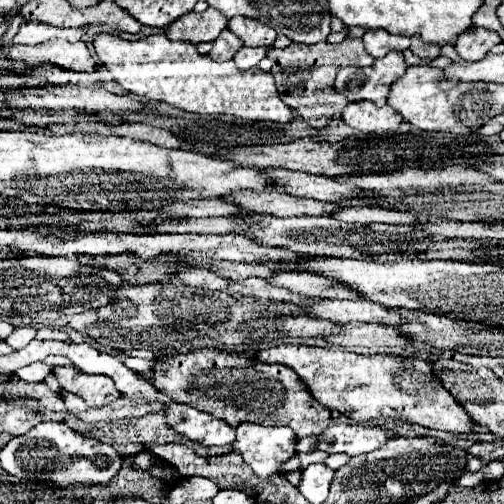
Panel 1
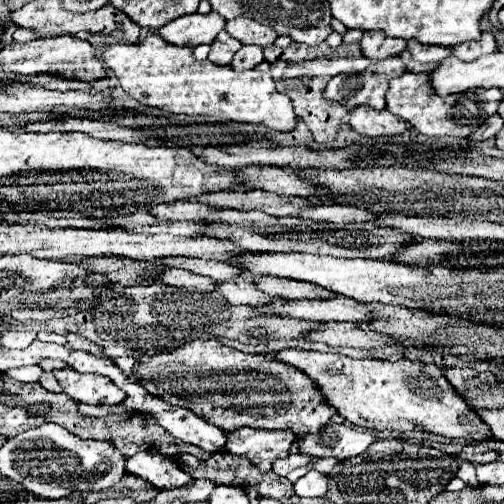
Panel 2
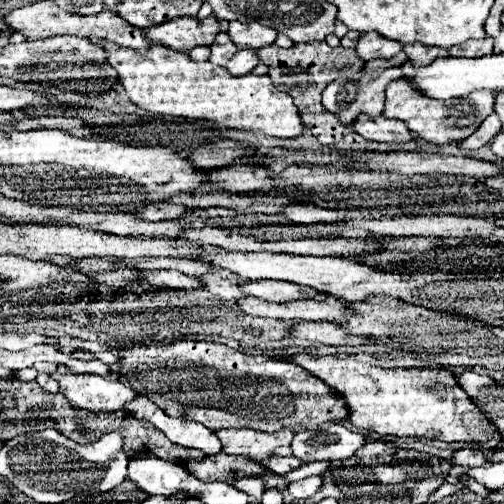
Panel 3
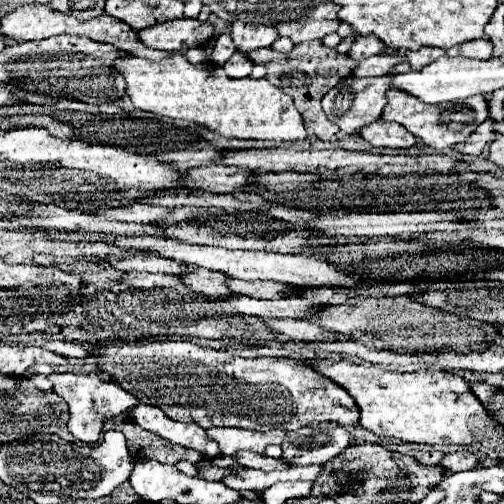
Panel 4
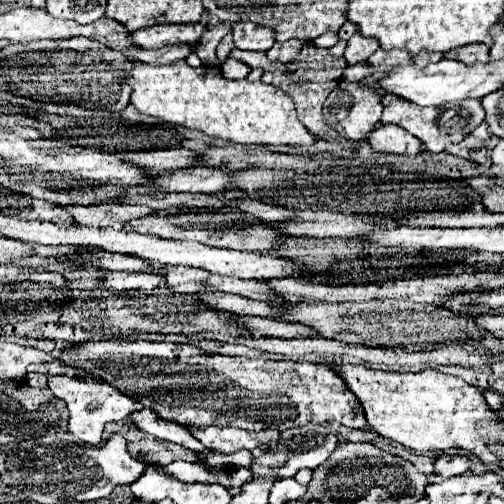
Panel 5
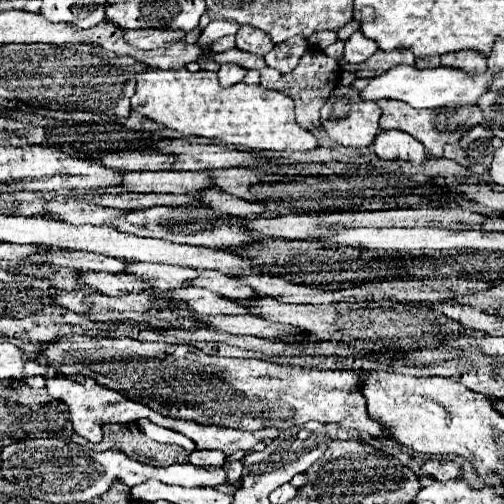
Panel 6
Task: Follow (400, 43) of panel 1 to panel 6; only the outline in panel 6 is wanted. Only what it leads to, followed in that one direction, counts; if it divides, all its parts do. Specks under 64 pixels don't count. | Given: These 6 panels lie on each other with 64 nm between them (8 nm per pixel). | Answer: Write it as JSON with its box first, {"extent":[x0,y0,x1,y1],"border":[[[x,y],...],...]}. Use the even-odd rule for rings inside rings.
{"extent":[344,32,378,64],"border":[[[354,32],[346,40],[344,60],[350,62],[350,64],[360,64],[360,62],[368,60],[376,50],[378,50],[378,44],[374,40],[368,40],[362,32]]]}

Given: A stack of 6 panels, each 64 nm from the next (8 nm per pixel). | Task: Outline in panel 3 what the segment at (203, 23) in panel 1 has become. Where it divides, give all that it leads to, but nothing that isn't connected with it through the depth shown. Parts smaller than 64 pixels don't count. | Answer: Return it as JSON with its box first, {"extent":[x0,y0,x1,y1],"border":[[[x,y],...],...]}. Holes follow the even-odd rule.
{"extent":[148,16,220,52],"border":[[[184,16],[170,20],[166,24],[158,24],[156,28],[150,28],[148,38],[174,50],[190,52],[196,46],[210,46],[218,32],[220,32],[220,20],[216,20],[214,16],[208,16],[204,20],[196,16],[192,18]]]}

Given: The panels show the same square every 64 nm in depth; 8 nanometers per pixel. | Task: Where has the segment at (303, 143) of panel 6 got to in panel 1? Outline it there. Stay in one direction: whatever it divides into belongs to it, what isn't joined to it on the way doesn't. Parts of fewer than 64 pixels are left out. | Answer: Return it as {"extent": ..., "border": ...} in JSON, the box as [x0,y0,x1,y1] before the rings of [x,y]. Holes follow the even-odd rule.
{"extent":[94,34,292,122],"border":[[[96,34],[94,50],[114,80],[128,92],[148,100],[168,102],[176,108],[196,114],[232,114],[244,120],[290,122],[292,110],[282,102],[274,78],[260,70],[238,70],[234,60],[212,60],[200,54],[192,42],[172,42],[164,34],[152,34],[140,40],[126,40],[116,34]]]}

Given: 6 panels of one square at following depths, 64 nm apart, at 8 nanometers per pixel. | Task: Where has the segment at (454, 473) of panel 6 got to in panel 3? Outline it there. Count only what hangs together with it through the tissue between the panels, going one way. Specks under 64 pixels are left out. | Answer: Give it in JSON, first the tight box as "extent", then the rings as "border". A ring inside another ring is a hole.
{"extent":[452,448,488,468],"border":[[[464,448],[464,450],[454,452],[452,462],[460,464],[460,466],[470,466],[472,468],[472,466],[484,466],[484,464],[488,464],[488,458],[482,454],[482,450]]]}

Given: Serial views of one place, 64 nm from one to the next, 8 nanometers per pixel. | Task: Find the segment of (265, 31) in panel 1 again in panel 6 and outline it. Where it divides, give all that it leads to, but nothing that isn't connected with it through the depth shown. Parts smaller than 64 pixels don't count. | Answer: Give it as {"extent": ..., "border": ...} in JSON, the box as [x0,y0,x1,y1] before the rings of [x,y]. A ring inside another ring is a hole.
{"extent":[236,24,274,56],"border":[[[244,24],[236,32],[236,48],[264,56],[274,48],[274,42],[266,32],[260,32],[258,28],[248,28],[248,24]]]}

